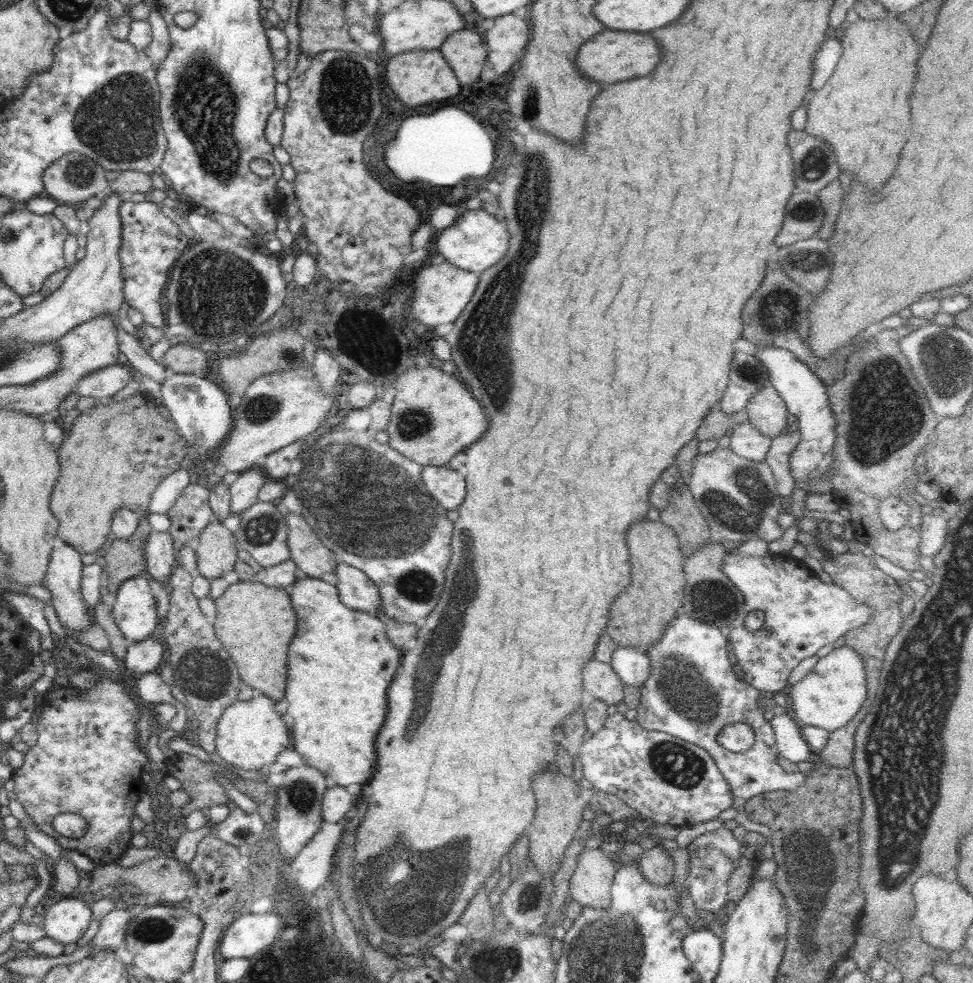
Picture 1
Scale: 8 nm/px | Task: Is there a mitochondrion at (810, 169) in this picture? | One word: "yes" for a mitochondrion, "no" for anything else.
yes

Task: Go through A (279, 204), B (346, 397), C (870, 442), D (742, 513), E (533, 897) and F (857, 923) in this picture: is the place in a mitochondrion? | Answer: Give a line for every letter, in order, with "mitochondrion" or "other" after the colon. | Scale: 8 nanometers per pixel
A: other
B: other
C: mitochondrion
D: mitochondrion
E: other
F: other

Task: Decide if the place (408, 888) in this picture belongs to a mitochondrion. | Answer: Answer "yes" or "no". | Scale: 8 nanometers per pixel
yes

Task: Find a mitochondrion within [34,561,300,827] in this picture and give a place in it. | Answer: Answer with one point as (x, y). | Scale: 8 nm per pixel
(205, 672)

